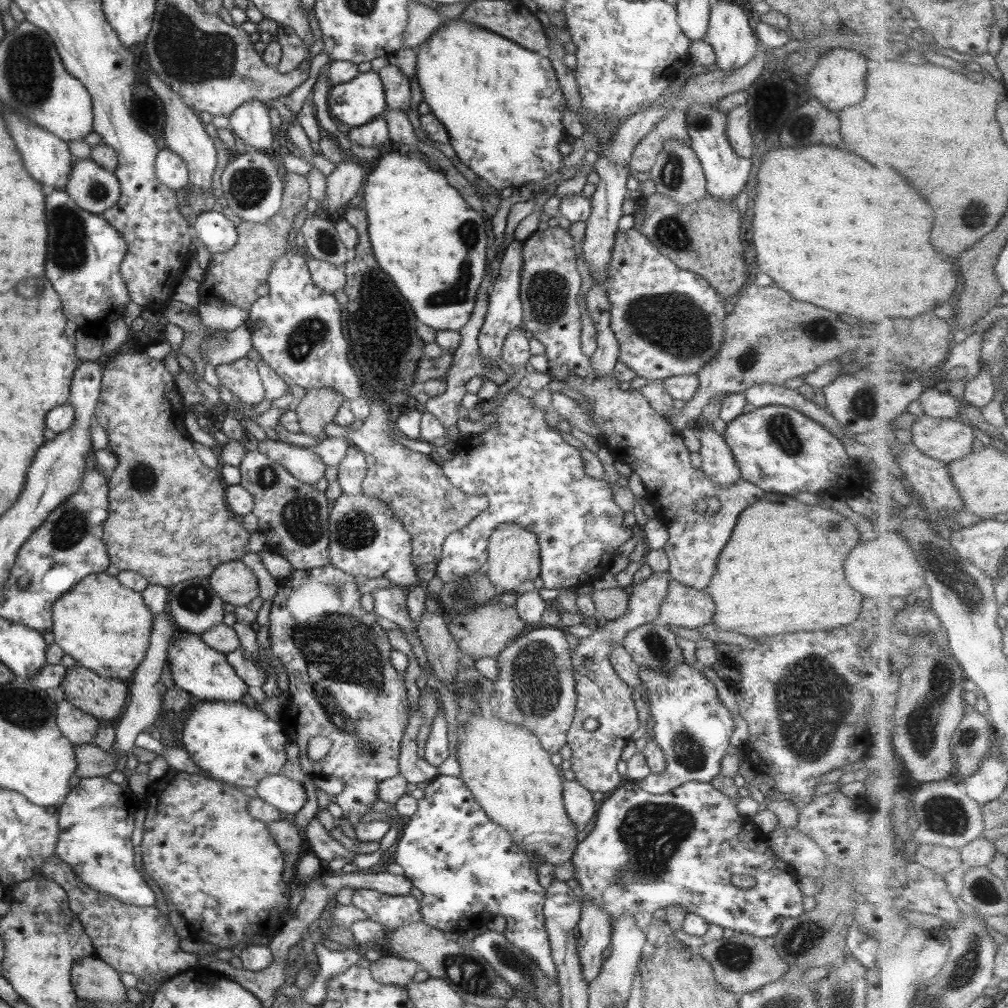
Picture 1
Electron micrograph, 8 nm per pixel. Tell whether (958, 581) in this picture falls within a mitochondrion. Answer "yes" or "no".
yes

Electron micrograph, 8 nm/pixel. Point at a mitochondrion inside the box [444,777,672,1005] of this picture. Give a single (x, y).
(509, 957)

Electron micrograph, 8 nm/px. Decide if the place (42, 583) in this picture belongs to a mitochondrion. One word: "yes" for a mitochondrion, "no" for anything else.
no

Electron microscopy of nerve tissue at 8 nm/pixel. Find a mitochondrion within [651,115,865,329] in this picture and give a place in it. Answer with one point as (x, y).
(671, 174)

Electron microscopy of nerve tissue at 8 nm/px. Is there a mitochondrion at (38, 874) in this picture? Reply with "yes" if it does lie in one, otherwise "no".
no

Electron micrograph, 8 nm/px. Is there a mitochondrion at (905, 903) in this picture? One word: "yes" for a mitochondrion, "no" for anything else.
no

